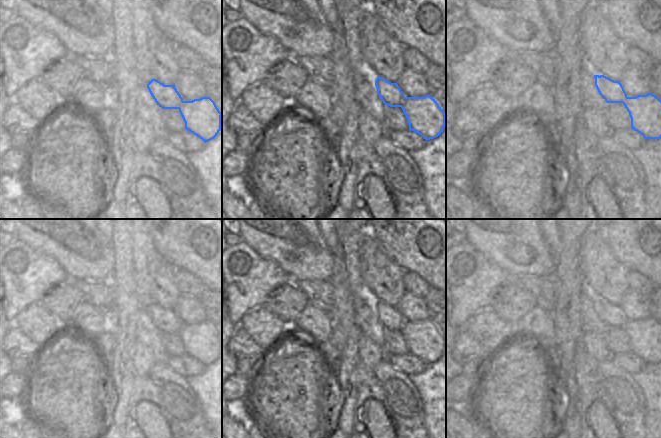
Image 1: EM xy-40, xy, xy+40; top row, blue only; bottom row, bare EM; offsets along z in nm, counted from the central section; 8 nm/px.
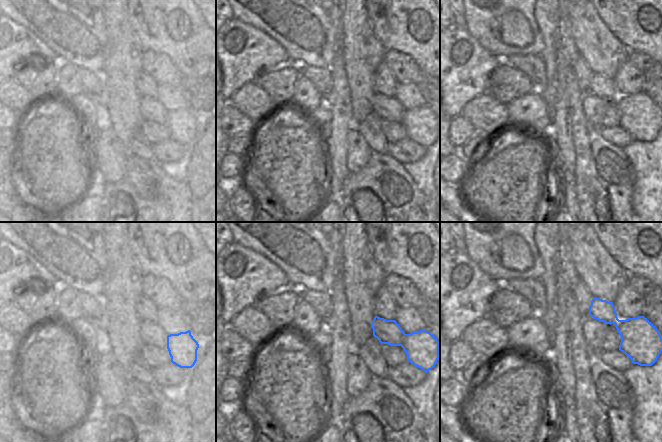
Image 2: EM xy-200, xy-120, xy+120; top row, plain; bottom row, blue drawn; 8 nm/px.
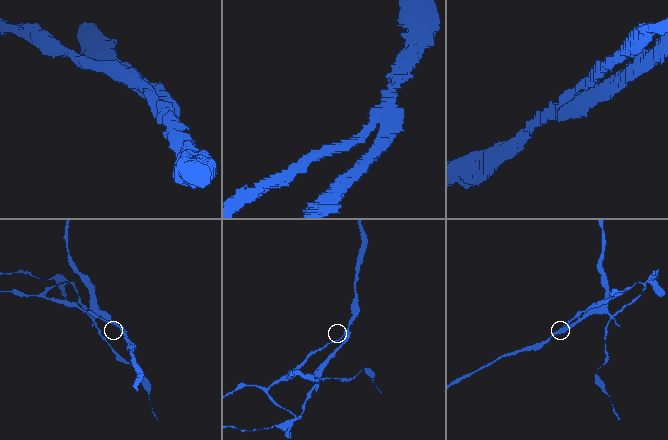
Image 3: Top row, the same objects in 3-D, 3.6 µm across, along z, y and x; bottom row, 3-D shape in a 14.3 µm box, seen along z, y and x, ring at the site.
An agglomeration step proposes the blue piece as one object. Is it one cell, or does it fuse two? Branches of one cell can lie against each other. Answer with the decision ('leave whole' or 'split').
split

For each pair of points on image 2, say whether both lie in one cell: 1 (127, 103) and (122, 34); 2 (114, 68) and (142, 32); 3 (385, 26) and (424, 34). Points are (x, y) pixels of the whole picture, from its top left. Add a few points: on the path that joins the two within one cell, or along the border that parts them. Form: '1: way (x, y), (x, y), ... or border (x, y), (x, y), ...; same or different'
1: way (122, 86), (122, 51); same
2: border (128, 18), (133, 36), (142, 50); different
3: way (395, 26), (404, 26), (408, 30), (414, 30); same

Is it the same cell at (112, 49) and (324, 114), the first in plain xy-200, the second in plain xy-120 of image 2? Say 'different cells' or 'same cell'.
same cell

